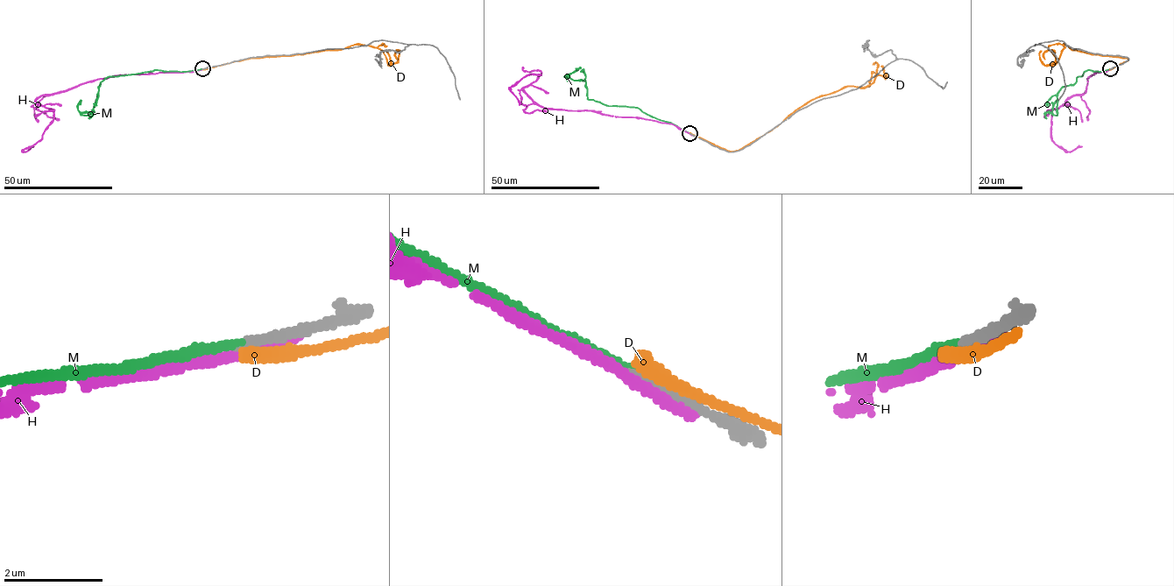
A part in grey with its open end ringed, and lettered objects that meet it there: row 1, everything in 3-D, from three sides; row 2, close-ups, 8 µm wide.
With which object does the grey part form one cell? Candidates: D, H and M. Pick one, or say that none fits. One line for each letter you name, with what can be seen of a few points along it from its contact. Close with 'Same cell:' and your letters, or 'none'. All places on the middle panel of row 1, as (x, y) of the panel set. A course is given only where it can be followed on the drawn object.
M: course (689, 133), (637, 108), (608, 106), (588, 98), (585, 81), (572, 80), (569, 76), (579, 67), (575, 67)
Same cell: M

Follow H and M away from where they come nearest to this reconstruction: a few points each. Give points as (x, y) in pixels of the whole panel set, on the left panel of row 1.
H: (204, 68), (115, 75), (40, 95), (36, 102), (53, 111), (53, 122), (43, 137), (24, 151), (32, 146)
M: (202, 68), (156, 69), (107, 77), (101, 82), (94, 110), (81, 115), (89, 112), (88, 118)

